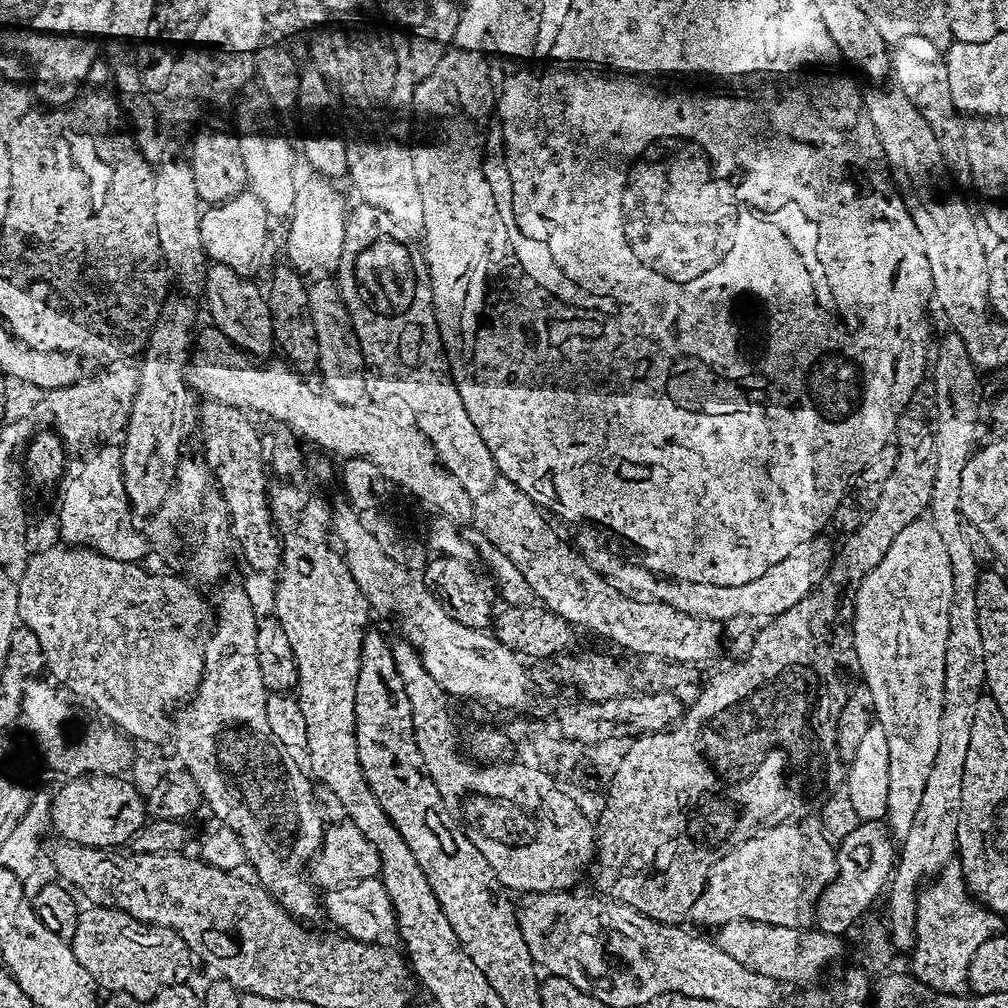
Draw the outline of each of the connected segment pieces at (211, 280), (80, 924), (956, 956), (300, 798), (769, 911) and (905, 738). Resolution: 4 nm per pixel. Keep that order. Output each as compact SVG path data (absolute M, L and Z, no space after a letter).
M215 264L207 269L202 289L202 300L208 303L208 312L212 315L211 323L237 349L245 348L249 357L264 356L274 348L267 299L252 283L251 279L234 274L226 266Z
M88 906L85 907L85 912L81 911L76 917L76 926L72 930L70 937L70 947L74 958L78 962L80 969L90 977L93 985L105 988L106 991L112 992L108 994L120 994L116 992L125 992L128 996L133 996L136 1000L141 1002L147 1001L149 998L161 992L163 988L171 988L173 984L178 984L189 979L188 977L188 960L190 961L190 953L188 947L184 945L184 940L178 935L178 933L172 928L159 928L157 924L143 924L140 920L134 919L130 914L120 912L117 908L101 908L99 906Z
M959 863L945 864L931 883L921 887L916 898L915 939L910 949L911 975L936 992L959 993L967 985L968 966L974 950L997 935L1001 931L1000 924L1001 917L974 898L964 883Z
M223 584L219 585L220 605L216 608L216 629L212 637L208 641L205 639L202 644L204 668L200 673L200 684L191 699L174 716L174 740L176 736L179 767L188 772L194 782L198 782L203 803L217 816L216 820L229 827L241 840L247 863L256 871L255 879L260 887L289 916L308 922L318 912L318 892L306 875L306 869L319 851L325 825L320 824L312 809L312 788L308 785L309 777L305 769L300 769L292 760L280 761L276 757L278 748L266 722L269 693L261 682L256 658L258 615L252 609L252 600L242 585Z
M801 818L795 822L771 824L754 836L736 844L721 860L713 859L705 888L691 911L691 919L715 929L731 920L753 920L770 926L807 928L813 923L816 899L836 873L835 847L822 838L819 819Z
M928 518L910 522L910 526L906 526L906 530L902 530L902 534L898 534L898 538L894 538L894 542L890 542L890 550L886 550L882 562L878 562L878 566L874 566L874 570L870 570L870 574L866 574L866 578L862 578L860 584L856 587L852 619L850 621L852 641L856 651L856 667L859 675L864 675L861 676L862 682L870 688L870 693L873 694L872 711L875 723L882 730L882 734L886 734L886 746L890 754L890 782L886 790L886 827L889 833L896 838L903 838L908 833L914 822L914 814L918 814L918 802L922 802L922 790L926 790L926 778L930 774L930 766L934 766L934 754L938 752L938 722L942 718L948 607L951 601L952 567L950 566L950 554L946 554L946 545L942 542L942 537L938 534L938 530L934 530L931 519Z

